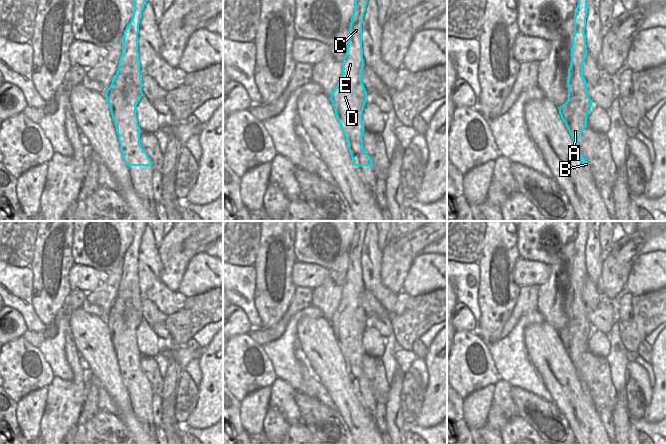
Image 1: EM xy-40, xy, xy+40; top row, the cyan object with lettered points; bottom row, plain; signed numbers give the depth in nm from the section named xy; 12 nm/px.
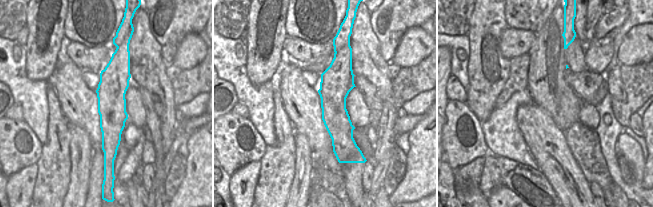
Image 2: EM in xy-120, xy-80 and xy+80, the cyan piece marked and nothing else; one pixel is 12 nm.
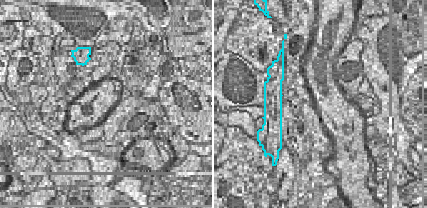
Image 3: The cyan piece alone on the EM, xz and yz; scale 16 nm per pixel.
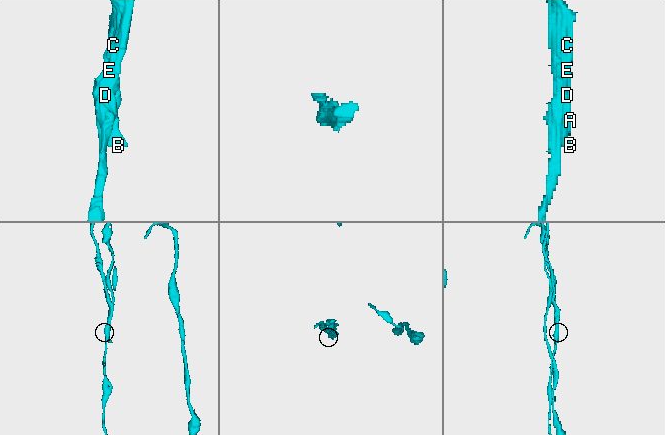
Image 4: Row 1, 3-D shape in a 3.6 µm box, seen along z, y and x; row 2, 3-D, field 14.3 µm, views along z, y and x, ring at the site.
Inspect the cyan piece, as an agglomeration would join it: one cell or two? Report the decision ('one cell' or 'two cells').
two cells

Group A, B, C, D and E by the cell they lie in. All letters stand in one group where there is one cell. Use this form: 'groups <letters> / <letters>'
groups A B D / C E

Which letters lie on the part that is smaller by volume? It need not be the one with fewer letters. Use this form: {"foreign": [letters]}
{"foreign": ["C", "E"]}

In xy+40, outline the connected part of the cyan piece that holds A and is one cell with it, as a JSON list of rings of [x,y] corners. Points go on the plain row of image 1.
[[[583,298],[574,301],[569,314],[568,324],[558,331],[559,338],[565,347],[579,375],[579,361],[587,351],[587,340],[591,334],[592,325],[587,318],[587,307]]]

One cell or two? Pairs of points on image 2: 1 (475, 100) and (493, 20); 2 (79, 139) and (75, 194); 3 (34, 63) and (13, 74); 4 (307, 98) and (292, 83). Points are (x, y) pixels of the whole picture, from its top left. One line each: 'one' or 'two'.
1: one
2: one
3: two
4: one

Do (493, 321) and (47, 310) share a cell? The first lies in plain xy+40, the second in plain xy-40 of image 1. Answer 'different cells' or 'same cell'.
same cell

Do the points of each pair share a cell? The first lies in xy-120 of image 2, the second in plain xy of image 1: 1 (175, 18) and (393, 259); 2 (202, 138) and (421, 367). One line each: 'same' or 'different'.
1: same
2: different

